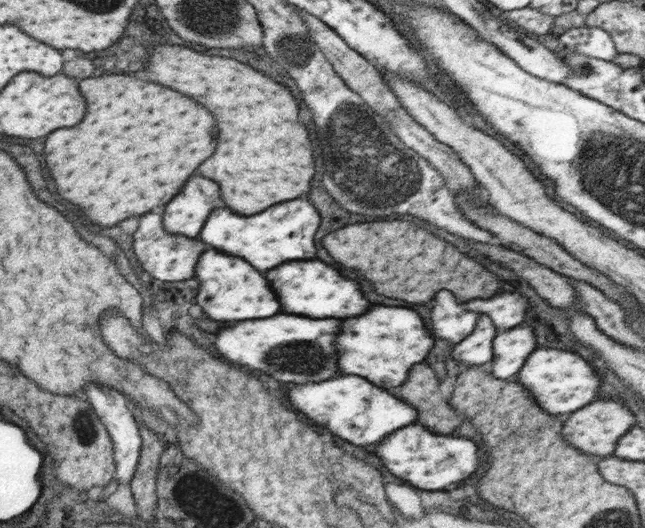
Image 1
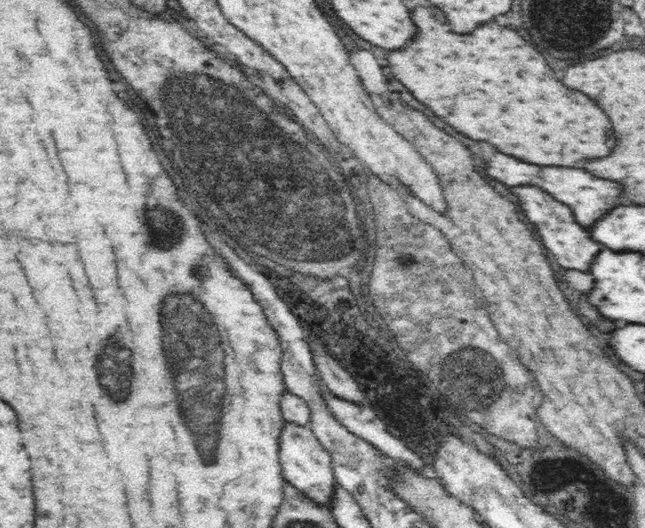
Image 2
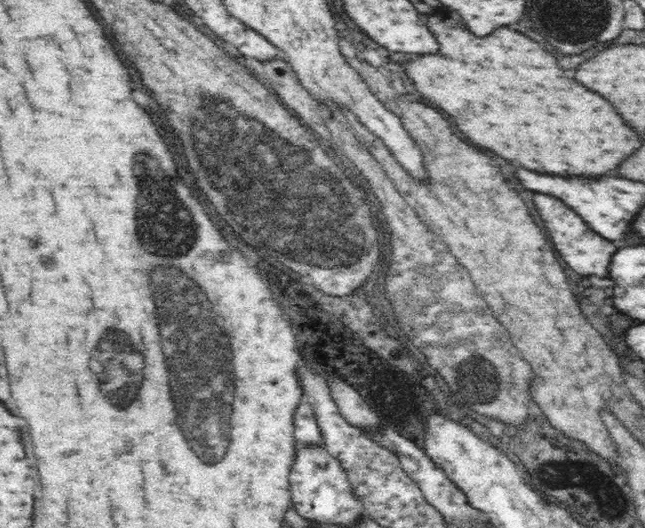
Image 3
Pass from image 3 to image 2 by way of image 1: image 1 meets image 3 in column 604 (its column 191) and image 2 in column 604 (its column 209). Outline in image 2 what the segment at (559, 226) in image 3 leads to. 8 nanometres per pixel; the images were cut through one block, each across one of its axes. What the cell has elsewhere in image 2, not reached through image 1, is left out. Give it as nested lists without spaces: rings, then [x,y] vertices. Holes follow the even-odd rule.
[[[516,186],[516,188],[510,188],[510,192],[518,198],[522,210],[526,212],[526,218],[536,226],[544,246],[550,250],[550,254],[556,258],[556,262],[564,268],[572,268],[572,270],[590,270],[590,264],[596,256],[596,252],[604,250],[605,246],[602,246],[600,242],[594,242],[587,227],[582,226],[577,221],[577,218],[572,214],[572,209],[568,206],[562,206],[558,200],[554,200],[550,194],[538,190],[536,186]]]

